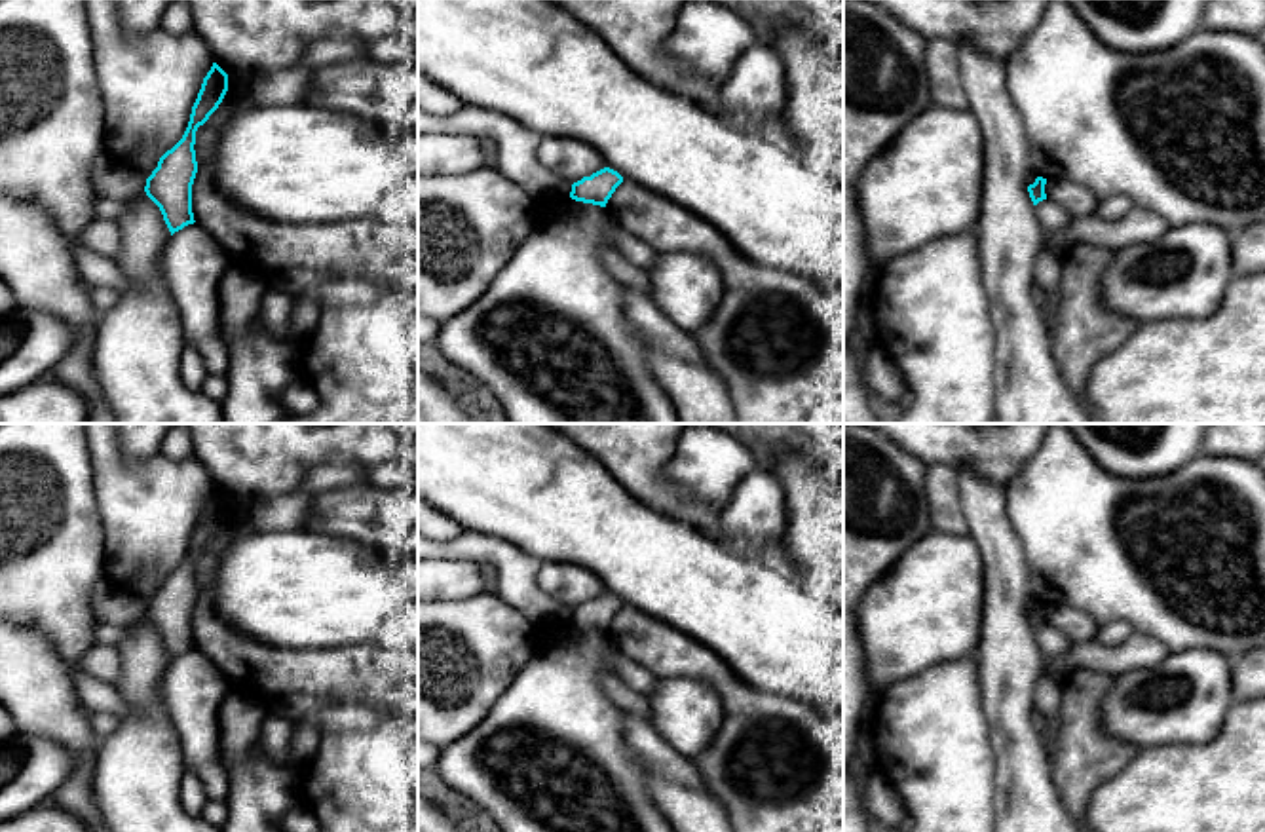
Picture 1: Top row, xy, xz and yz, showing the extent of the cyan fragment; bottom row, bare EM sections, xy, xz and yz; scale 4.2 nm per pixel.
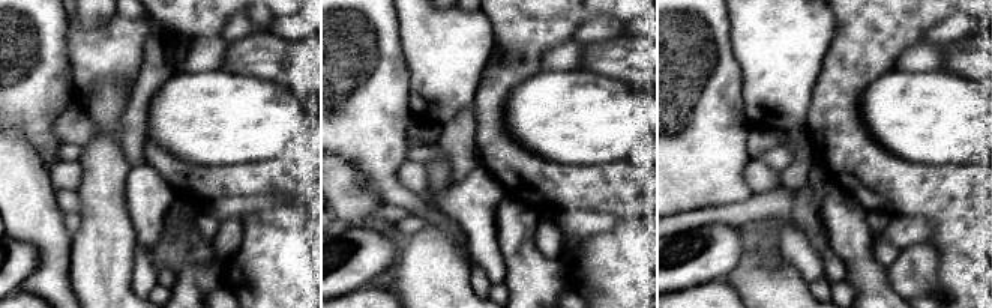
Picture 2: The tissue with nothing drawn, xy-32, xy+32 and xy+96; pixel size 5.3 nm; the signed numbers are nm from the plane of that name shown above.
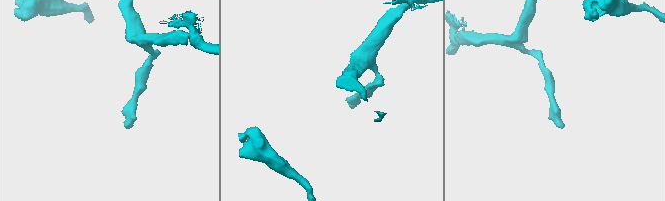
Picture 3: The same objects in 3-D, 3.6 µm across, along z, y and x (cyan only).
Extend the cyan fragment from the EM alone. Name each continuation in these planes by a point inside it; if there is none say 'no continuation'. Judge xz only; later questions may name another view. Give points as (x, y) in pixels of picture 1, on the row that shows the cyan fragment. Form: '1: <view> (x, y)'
no continuation

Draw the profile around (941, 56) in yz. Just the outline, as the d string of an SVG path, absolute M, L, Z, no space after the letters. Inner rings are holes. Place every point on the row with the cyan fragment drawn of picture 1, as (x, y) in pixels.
M946 38L927 40L925 65L933 104L967 110L969 97L961 84L957 44Z

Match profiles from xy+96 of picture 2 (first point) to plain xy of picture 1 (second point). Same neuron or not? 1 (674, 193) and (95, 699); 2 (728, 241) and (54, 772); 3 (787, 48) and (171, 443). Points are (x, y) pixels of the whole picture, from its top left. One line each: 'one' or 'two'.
1: one
2: one
3: two

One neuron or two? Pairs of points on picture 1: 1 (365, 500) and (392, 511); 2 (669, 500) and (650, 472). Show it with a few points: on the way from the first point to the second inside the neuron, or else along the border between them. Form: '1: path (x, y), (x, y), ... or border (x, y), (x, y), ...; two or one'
1: path (371, 506), (377, 511), (386, 511); one
2: path (661, 492), (650, 479); one

